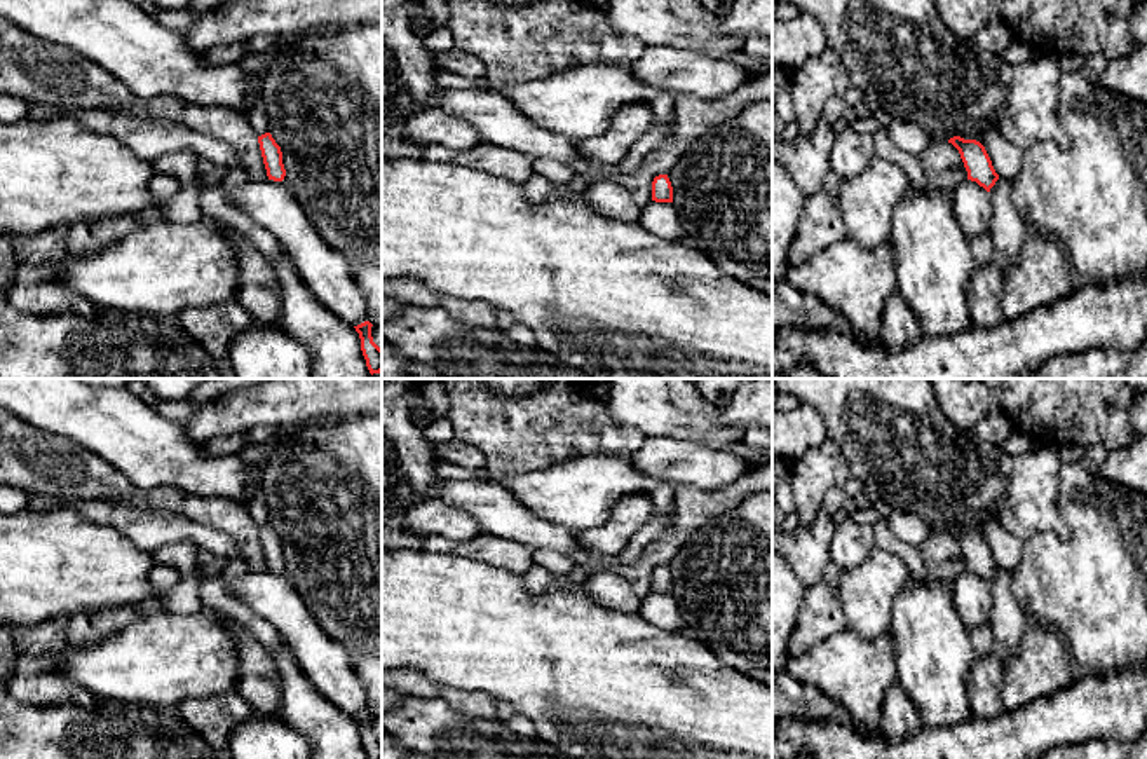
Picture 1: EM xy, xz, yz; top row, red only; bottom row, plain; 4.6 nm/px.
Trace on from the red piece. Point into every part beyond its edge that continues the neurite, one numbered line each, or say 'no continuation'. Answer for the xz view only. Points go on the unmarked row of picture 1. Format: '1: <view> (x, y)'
no continuation

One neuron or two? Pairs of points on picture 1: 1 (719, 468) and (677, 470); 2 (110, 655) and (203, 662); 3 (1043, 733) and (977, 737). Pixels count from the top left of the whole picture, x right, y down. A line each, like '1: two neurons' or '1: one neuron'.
1: one neuron
2: one neuron
3: one neuron

